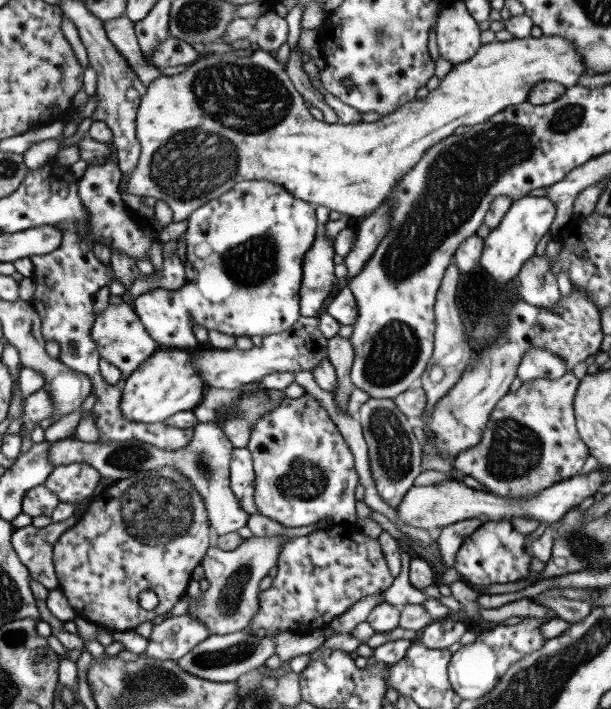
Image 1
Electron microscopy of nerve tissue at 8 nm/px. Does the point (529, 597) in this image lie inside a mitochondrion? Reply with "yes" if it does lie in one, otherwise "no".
no

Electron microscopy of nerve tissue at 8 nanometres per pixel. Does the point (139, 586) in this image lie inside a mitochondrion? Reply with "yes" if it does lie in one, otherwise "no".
no

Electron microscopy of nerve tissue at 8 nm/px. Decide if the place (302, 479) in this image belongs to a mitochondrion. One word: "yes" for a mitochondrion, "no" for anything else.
yes

